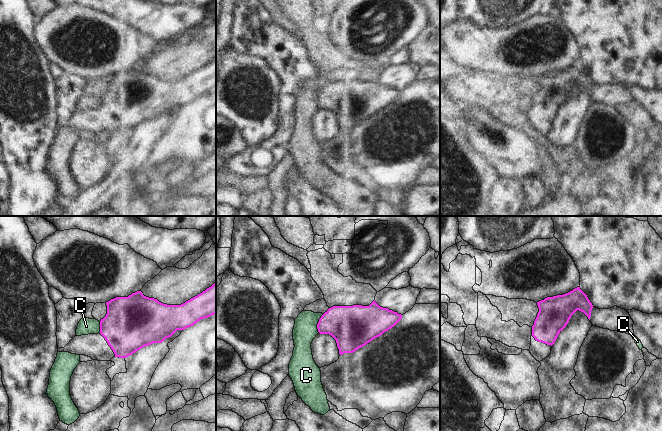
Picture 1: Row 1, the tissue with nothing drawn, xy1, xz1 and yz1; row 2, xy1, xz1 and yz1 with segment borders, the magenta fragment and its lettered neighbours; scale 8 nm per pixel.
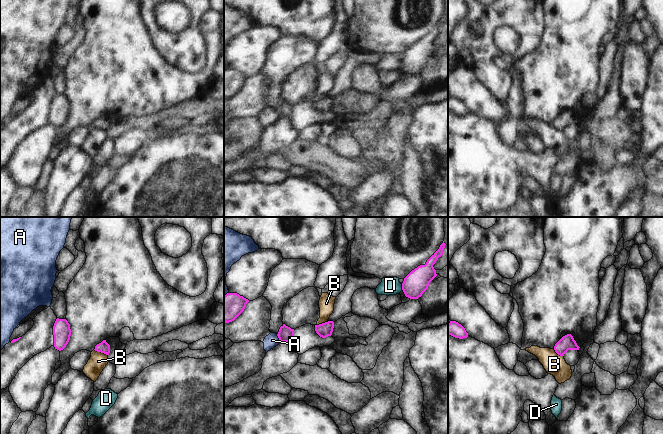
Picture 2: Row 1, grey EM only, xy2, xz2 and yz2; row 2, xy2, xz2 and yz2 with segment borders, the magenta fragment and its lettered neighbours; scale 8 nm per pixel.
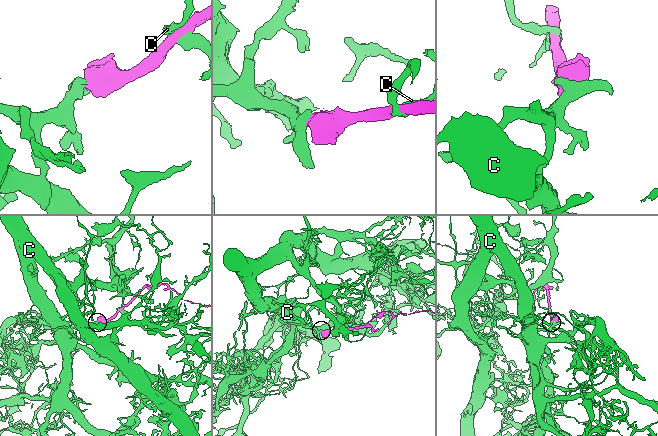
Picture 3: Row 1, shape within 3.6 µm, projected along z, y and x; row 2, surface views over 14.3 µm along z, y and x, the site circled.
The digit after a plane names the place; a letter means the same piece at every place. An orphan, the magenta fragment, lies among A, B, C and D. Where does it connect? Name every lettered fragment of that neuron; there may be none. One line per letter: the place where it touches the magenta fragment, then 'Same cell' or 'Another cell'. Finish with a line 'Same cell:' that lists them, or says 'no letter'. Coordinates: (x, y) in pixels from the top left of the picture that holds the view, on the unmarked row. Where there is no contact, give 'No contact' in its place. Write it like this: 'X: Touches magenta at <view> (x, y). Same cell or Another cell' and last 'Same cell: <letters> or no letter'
A: Touches magenta at xz2 (278, 113). Another cell
B: Touches magenta at xy2 (101, 128). Another cell
C: Touches magenta at xz1 (318, 99). Another cell
D: Touches magenta at xz2 (402, 63). Another cell
Same cell: no letter.

